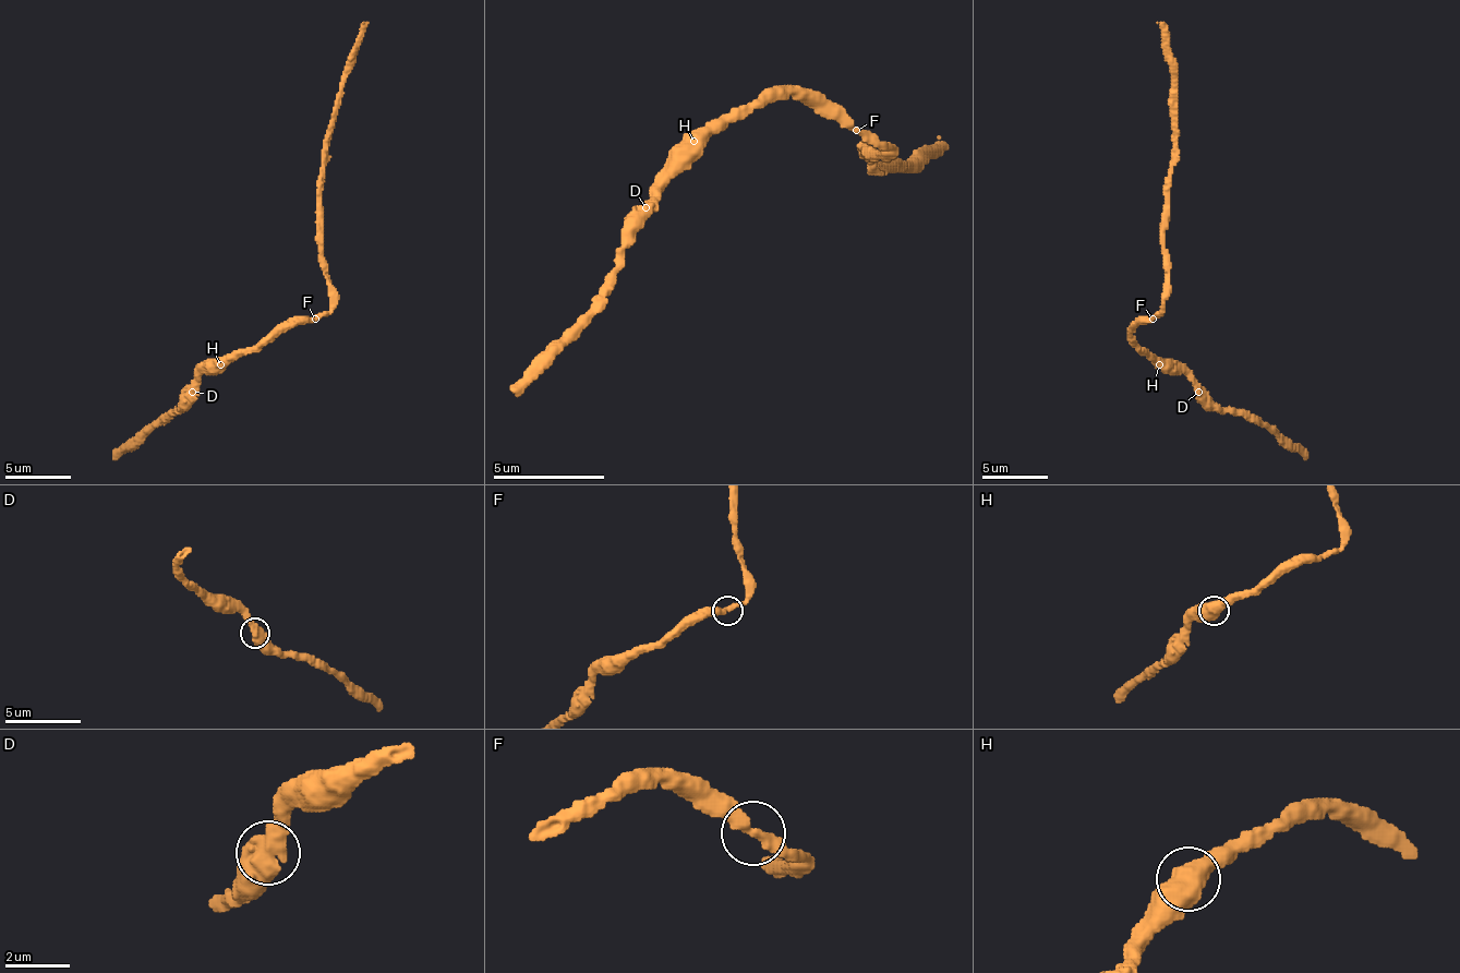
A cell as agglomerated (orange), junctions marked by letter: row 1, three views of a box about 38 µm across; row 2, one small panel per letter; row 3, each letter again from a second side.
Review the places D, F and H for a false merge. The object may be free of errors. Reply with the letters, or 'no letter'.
no letter

